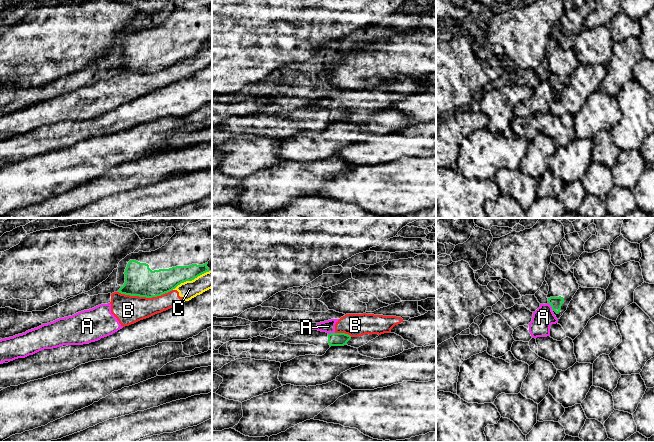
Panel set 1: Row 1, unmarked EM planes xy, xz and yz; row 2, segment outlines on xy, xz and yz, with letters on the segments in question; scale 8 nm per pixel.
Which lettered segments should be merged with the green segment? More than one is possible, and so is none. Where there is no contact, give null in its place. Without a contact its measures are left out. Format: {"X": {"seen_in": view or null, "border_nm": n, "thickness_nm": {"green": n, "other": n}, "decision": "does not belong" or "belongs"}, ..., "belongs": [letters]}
{"A": {"seen_in": "yz", "border_nm": 70, "thickness_nm": {"green": 100, "other": 170}, "decision": "does not belong"}, "B": {"seen_in": "xy", "border_nm": 440, "thickness_nm": {"green": 240, "other": 220}, "decision": "does not belong"}, "C": {"seen_in": "xy", "border_nm": 340, "thickness_nm": {"green": 200, "other": 140}, "decision": "does not belong"}, "belongs": []}

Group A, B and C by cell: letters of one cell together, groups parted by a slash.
A B C

